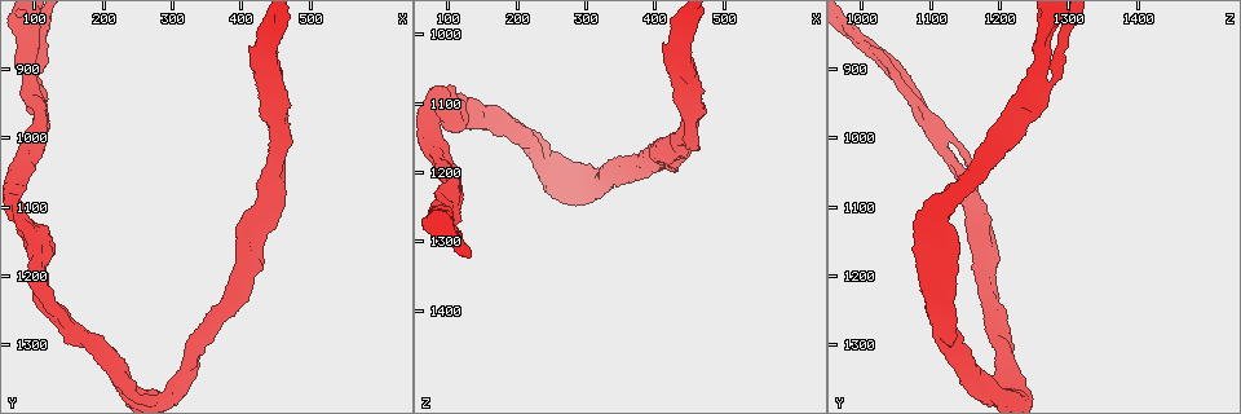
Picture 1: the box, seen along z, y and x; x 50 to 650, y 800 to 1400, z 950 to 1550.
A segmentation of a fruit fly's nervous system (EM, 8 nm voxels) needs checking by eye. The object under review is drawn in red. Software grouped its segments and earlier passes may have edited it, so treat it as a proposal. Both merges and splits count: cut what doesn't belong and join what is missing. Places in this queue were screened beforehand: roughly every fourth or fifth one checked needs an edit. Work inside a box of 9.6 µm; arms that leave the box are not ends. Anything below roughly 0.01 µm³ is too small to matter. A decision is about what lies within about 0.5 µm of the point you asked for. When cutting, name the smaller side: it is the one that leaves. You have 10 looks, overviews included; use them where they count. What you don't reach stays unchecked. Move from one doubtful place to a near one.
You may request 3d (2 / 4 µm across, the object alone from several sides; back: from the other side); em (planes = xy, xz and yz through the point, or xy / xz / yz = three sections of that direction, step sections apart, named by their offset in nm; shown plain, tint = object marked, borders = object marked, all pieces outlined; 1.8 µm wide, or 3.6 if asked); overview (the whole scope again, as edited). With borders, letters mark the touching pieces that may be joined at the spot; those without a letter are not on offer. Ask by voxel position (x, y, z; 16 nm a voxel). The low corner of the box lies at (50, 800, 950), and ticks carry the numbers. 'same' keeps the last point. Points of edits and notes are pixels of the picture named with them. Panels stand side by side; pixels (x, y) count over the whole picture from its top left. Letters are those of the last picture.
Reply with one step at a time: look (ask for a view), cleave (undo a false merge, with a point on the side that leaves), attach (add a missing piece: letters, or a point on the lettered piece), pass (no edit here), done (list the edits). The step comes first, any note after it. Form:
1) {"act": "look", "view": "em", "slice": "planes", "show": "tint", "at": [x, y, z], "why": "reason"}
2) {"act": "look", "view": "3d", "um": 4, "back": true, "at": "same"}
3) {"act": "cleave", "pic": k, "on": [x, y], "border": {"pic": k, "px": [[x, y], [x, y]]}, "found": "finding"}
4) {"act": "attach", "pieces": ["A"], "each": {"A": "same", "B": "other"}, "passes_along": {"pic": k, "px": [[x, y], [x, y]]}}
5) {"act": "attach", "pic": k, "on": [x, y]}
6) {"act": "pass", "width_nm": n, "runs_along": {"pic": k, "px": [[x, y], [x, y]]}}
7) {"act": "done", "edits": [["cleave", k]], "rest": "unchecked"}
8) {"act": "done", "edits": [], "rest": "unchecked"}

{"act": "look", "view": "3d", "um": 2, "at": [110, 970, 1225], "why": "arms run side by side"}

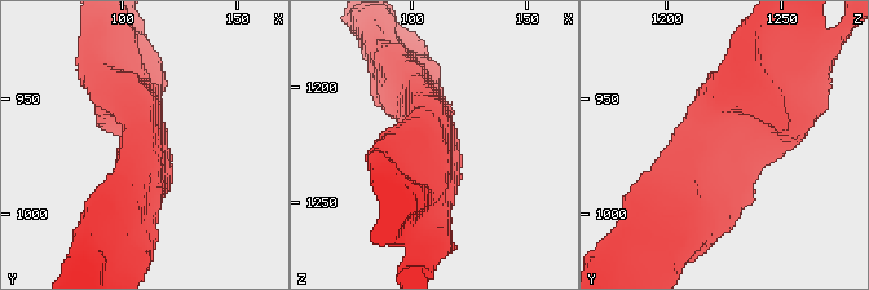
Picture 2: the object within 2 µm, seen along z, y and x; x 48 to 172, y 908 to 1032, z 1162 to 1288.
{"act": "look", "view": "em", "slice": "yz", "step": 4, "show": "tint", "at": [112, 972, 1222], "arms": 4, "why": "shape alone is not enough"}

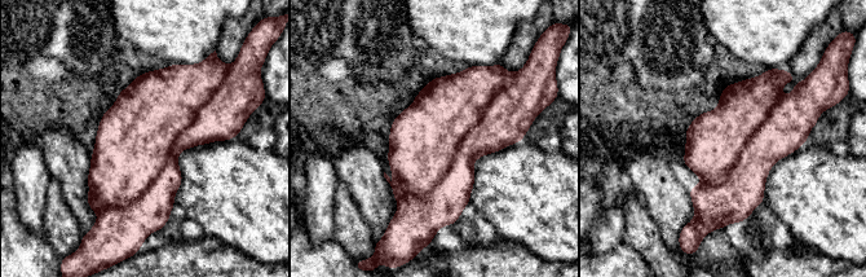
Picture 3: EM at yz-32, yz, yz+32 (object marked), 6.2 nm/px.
{"act": "look", "view": "em", "slice": "xz", "step": 4, "show": "borders", "at": "same", "why": "another direction"}

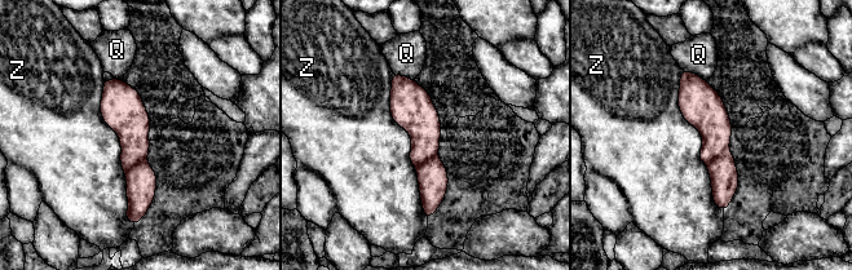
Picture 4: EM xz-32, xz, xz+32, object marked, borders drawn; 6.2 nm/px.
{"act": "pass", "longest_contact_nm": ["Z", 950], "each": {"Q": "other", "Z": "other"}, "found": "continuous, no second neuron"}

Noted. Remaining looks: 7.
{"act": "look", "view": "3d", "um": 2, "at": [110, 890, 1285], "why": "narrows sharply"}

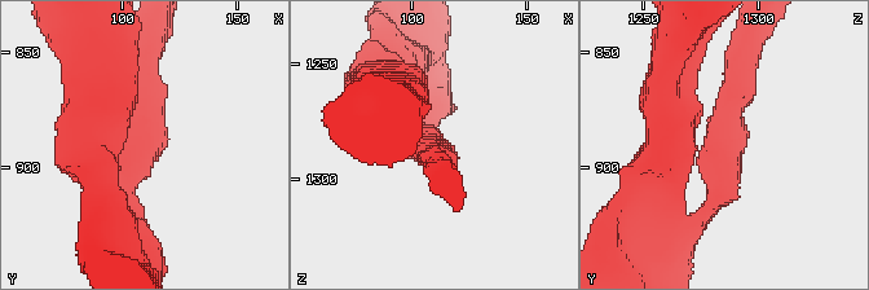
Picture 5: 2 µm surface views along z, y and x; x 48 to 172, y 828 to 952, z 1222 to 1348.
{"act": "look", "view": "em", "slice": "planes", "show": "plain", "at": [109, 886, 1285], "why": "shape alone is not enough"}

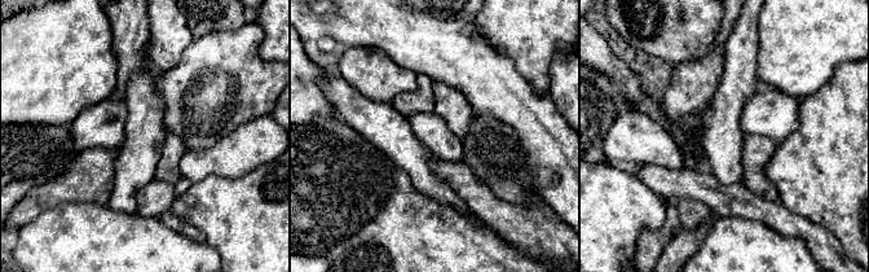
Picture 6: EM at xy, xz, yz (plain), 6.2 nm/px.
{"act": "look", "view": "em", "slice": "planes", "show": "borders", "at": "same"}

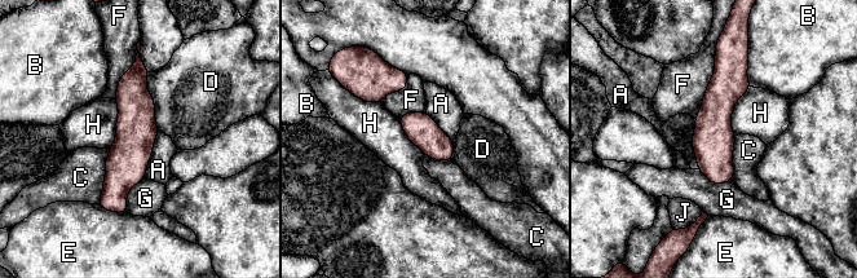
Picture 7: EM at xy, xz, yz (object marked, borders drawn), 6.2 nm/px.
{"act": "pass", "width_nm": 200, "each": {"A": "other", "B": "other", "C": "other", "D": "other", "E": "other", "F": "other", "G": "other", "H": "other", "J": "other"}, "runs_along": {"pic": 7, "px": [[138, 61], [116, 210]]}, "found": "one neuron here"}

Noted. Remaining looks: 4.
{"act": "look", "view": "em", "slice": "yz", "step": 16, "show": "borders", "at": [300, 1345, 1190], "why": "free end"}

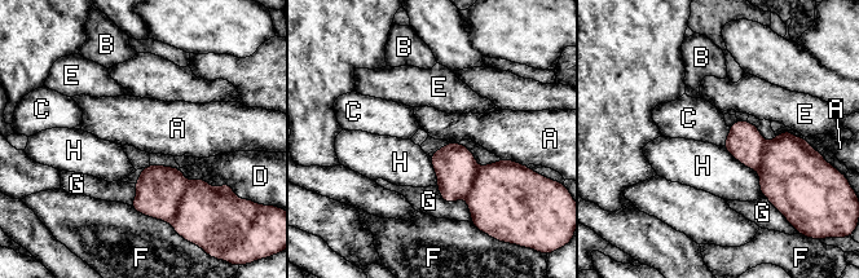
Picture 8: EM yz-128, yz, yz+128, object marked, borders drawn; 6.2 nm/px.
{"act": "look", "view": "em", "slice": "planes", "show": "borders", "at": "same"}

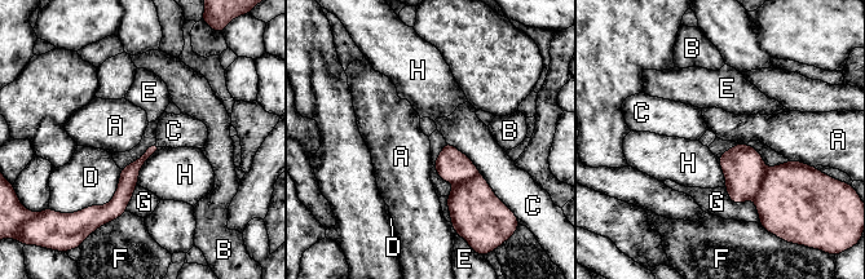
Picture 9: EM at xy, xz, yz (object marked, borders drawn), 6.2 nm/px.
{"act": "pass", "longest_contact_nm": ["C", 500], "each": {"A": "other", "B": "other", "C": "other", "D": "other", "E": "other", "F": "other", "G": "other", "H": "other"}, "border": {"pic": 9, "px": [[789, 159], [803, 162], [807, 165]]}, "found": "none of them fits"}

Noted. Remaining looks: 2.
{"act": "look", "view": "3d", "um": 2, "at": [400, 1190, 1175]}

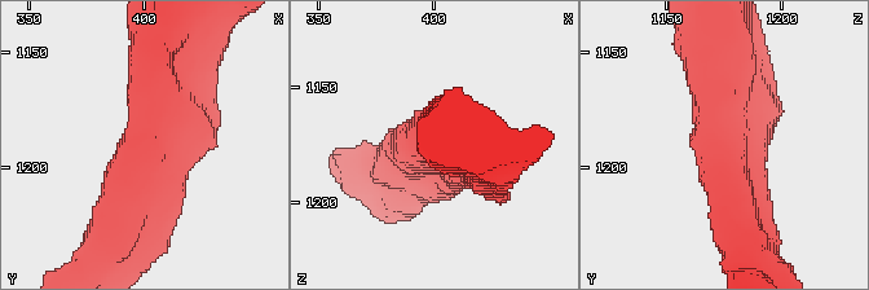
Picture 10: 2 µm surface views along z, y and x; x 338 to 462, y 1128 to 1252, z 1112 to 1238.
{"act": "look", "view": "em", "slice": "planes", "show": "borders", "at": [403, 1186, 1173]}

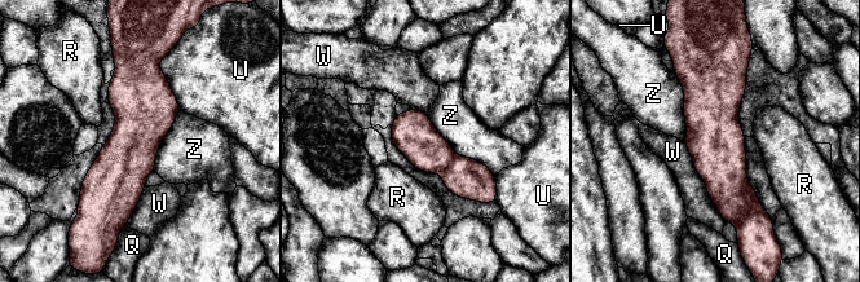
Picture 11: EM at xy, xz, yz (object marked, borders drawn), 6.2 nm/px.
{"act": "pass", "each": {"Q": "other", "R": "other", "U": "other", "W": "other", "Z": "other"}, "found": "all the same neuron"}

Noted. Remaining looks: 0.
{"act": "done", "edits": [], "rest": "unchecked"}

